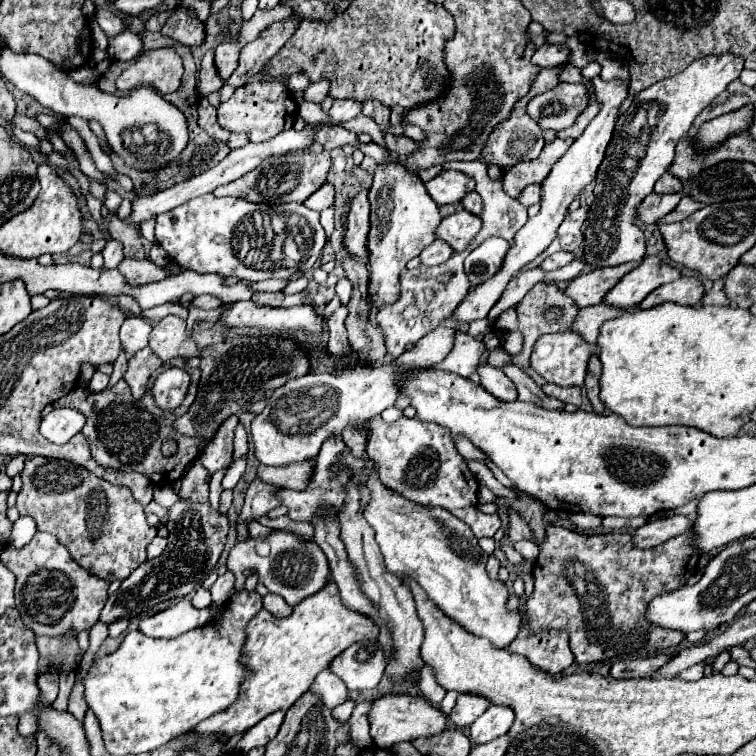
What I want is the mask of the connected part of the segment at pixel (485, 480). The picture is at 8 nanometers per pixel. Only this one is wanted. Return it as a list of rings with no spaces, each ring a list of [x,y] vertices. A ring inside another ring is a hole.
[[[468,462],[468,468],[474,472],[474,476],[478,478],[478,482],[484,484],[484,486],[488,486],[496,496],[508,498],[508,500],[514,500],[514,498],[516,498],[516,492],[510,490],[510,488],[504,488],[504,486],[494,478],[494,474],[492,474],[492,470],[490,470],[488,466],[484,466],[484,464],[480,464],[480,462]]]

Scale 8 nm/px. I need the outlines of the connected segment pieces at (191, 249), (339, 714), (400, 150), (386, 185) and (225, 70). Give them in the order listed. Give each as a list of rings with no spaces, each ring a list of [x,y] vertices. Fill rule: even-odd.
[[[214,194],[192,198],[156,218],[156,242],[168,252],[174,264],[194,272],[218,272],[222,276],[236,276],[250,282],[290,278],[294,272],[256,272],[256,268],[244,268],[244,264],[236,260],[236,252],[232,252],[232,232],[236,232],[236,224],[240,224],[248,212],[256,212],[256,208],[264,208],[264,204],[254,204],[244,198],[216,198]]]
[[[346,700],[344,704],[340,704],[340,706],[336,706],[336,708],[332,710],[332,716],[334,716],[336,720],[344,722],[344,720],[348,720],[348,718],[350,718],[350,714],[352,714],[354,706],[356,706],[356,702],[354,702],[354,700]]]
[[[382,132],[384,140],[386,140],[386,148],[392,150],[394,154],[410,154],[416,150],[416,142],[412,142],[410,138],[398,138],[398,136],[388,136],[388,132]]]
[[[402,164],[378,166],[374,172],[374,182],[368,192],[372,214],[370,214],[370,298],[372,310],[380,304],[390,304],[398,298],[398,276],[406,262],[418,256],[428,244],[436,240],[436,228],[442,220],[438,204],[430,198],[424,182],[410,174]]]
[[[228,40],[216,46],[216,58],[214,60],[216,60],[216,68],[218,68],[220,78],[226,80],[236,70],[239,55],[240,44],[236,44],[236,42]]]

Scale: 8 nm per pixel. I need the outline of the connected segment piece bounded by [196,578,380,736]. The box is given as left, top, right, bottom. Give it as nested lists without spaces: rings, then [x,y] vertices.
[[[328,578],[326,586],[316,594],[304,598],[294,606],[290,616],[280,620],[264,608],[246,626],[246,646],[242,662],[254,672],[242,688],[238,700],[224,712],[210,716],[196,726],[196,732],[222,732],[232,736],[244,732],[266,718],[270,712],[288,710],[304,692],[308,692],[314,678],[348,646],[360,640],[378,640],[380,628],[372,618],[342,606],[336,582]]]

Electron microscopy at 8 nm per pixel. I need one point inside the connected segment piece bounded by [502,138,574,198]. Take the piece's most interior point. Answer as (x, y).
(514, 179)

